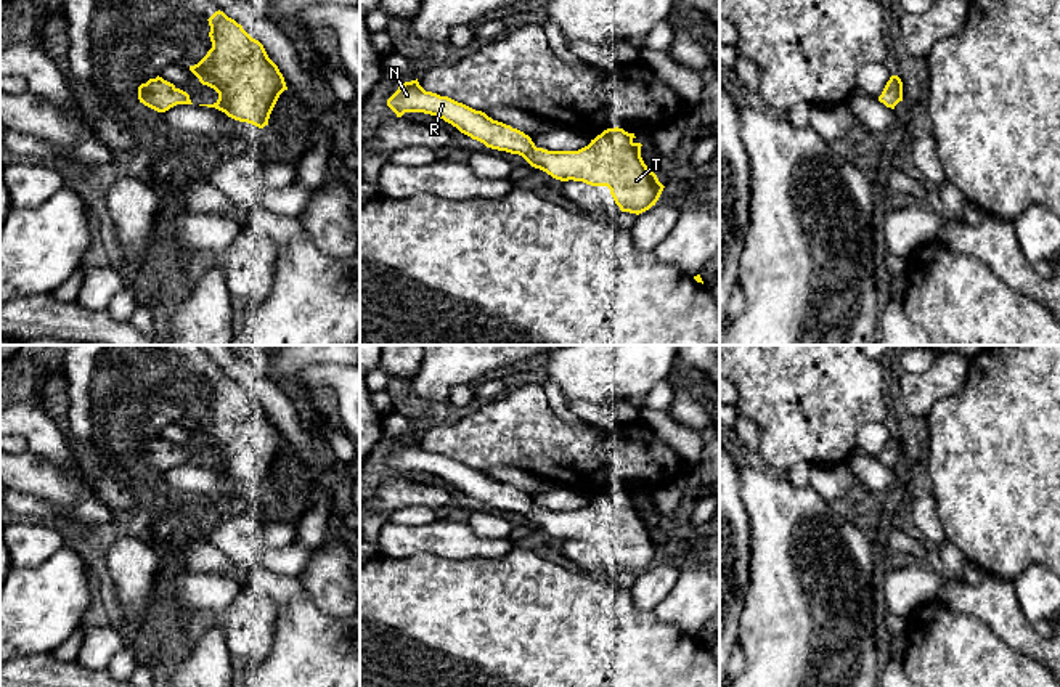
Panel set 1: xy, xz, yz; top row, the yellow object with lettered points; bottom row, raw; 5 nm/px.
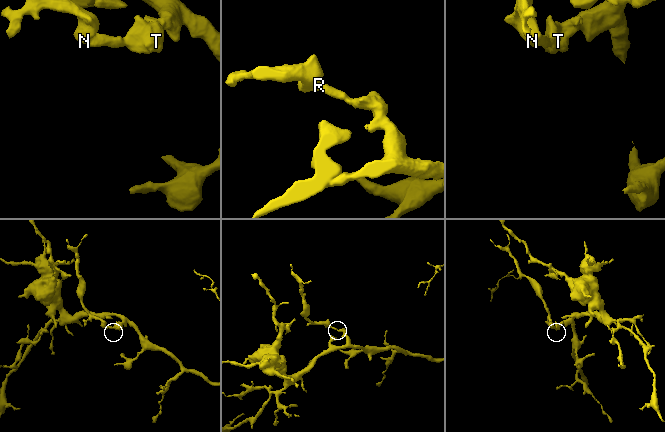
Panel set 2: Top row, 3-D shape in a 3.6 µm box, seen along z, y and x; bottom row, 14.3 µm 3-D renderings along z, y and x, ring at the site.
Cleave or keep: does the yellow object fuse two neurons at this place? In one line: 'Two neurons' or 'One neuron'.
One neuron

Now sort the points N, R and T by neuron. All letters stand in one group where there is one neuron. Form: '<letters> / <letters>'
N R T

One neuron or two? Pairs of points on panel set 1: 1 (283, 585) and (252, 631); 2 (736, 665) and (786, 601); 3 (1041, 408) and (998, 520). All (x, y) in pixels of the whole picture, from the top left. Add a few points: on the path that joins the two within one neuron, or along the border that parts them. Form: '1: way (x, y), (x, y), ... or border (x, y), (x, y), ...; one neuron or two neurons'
1: border (252, 583), (272, 597); two neurons
2: border (739, 641), (744, 650), (742, 670); two neurons
3: way (1041, 435), (1041, 455), (1020, 475), (1009, 493); one neuron

